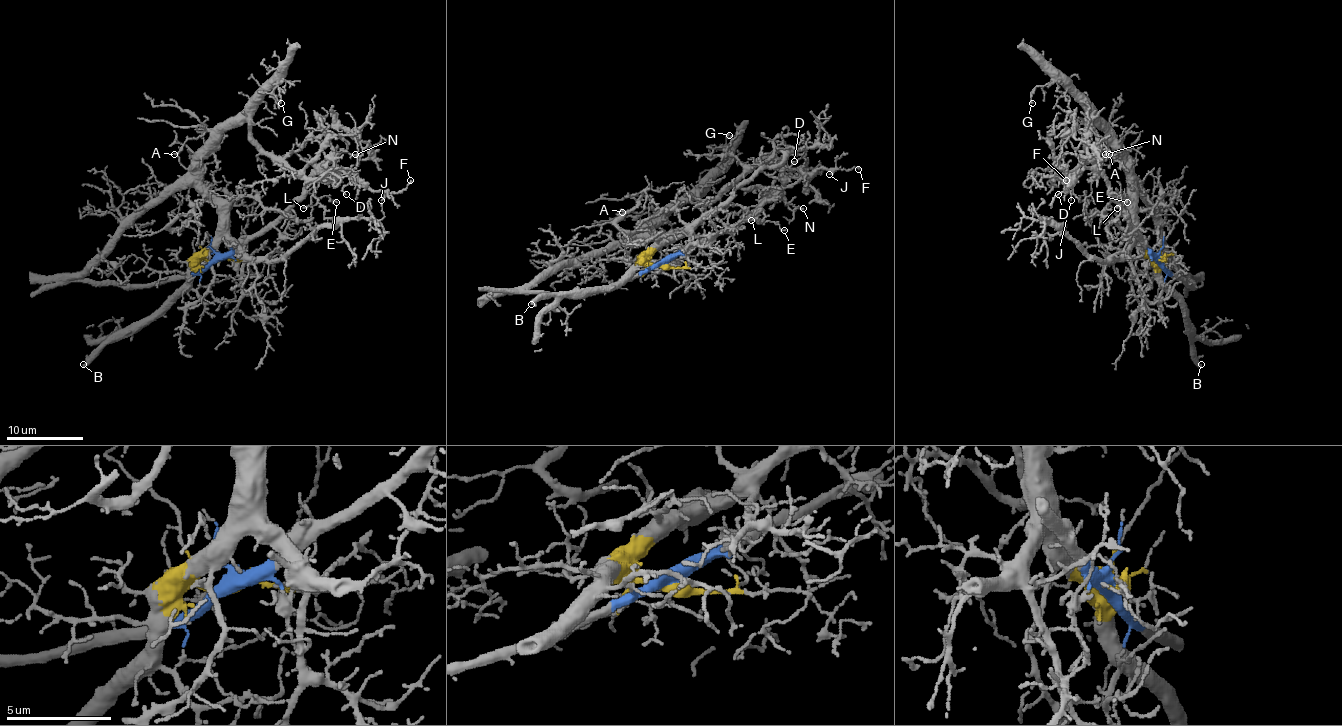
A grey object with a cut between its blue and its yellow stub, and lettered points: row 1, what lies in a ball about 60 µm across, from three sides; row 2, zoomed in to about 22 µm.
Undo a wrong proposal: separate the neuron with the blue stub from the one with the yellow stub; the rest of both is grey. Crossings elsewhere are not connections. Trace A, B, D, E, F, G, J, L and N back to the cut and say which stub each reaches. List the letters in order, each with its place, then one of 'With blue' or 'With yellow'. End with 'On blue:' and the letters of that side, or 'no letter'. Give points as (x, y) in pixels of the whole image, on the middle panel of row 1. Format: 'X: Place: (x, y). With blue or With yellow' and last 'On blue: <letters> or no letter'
A: Place: (622, 212). With yellow
B: Place: (531, 304). With yellow
D: Place: (794, 161). With blue
E: Place: (784, 230). With blue
F: Place: (858, 169). With blue
G: Place: (729, 135). With yellow
J: Place: (829, 174). With blue
L: Place: (751, 220). With yellow
N: Place: (803, 208). With blue
On blue: D, E, F, J, N

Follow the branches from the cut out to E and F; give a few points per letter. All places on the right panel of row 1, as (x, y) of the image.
E: (1163, 260), (1132, 231), (1128, 214), (1115, 201), (1113, 193), (1127, 202)
F: (1163, 260), (1138, 235), (1127, 212), (1098, 174), (1083, 168), (1065, 193), (1065, 179)

